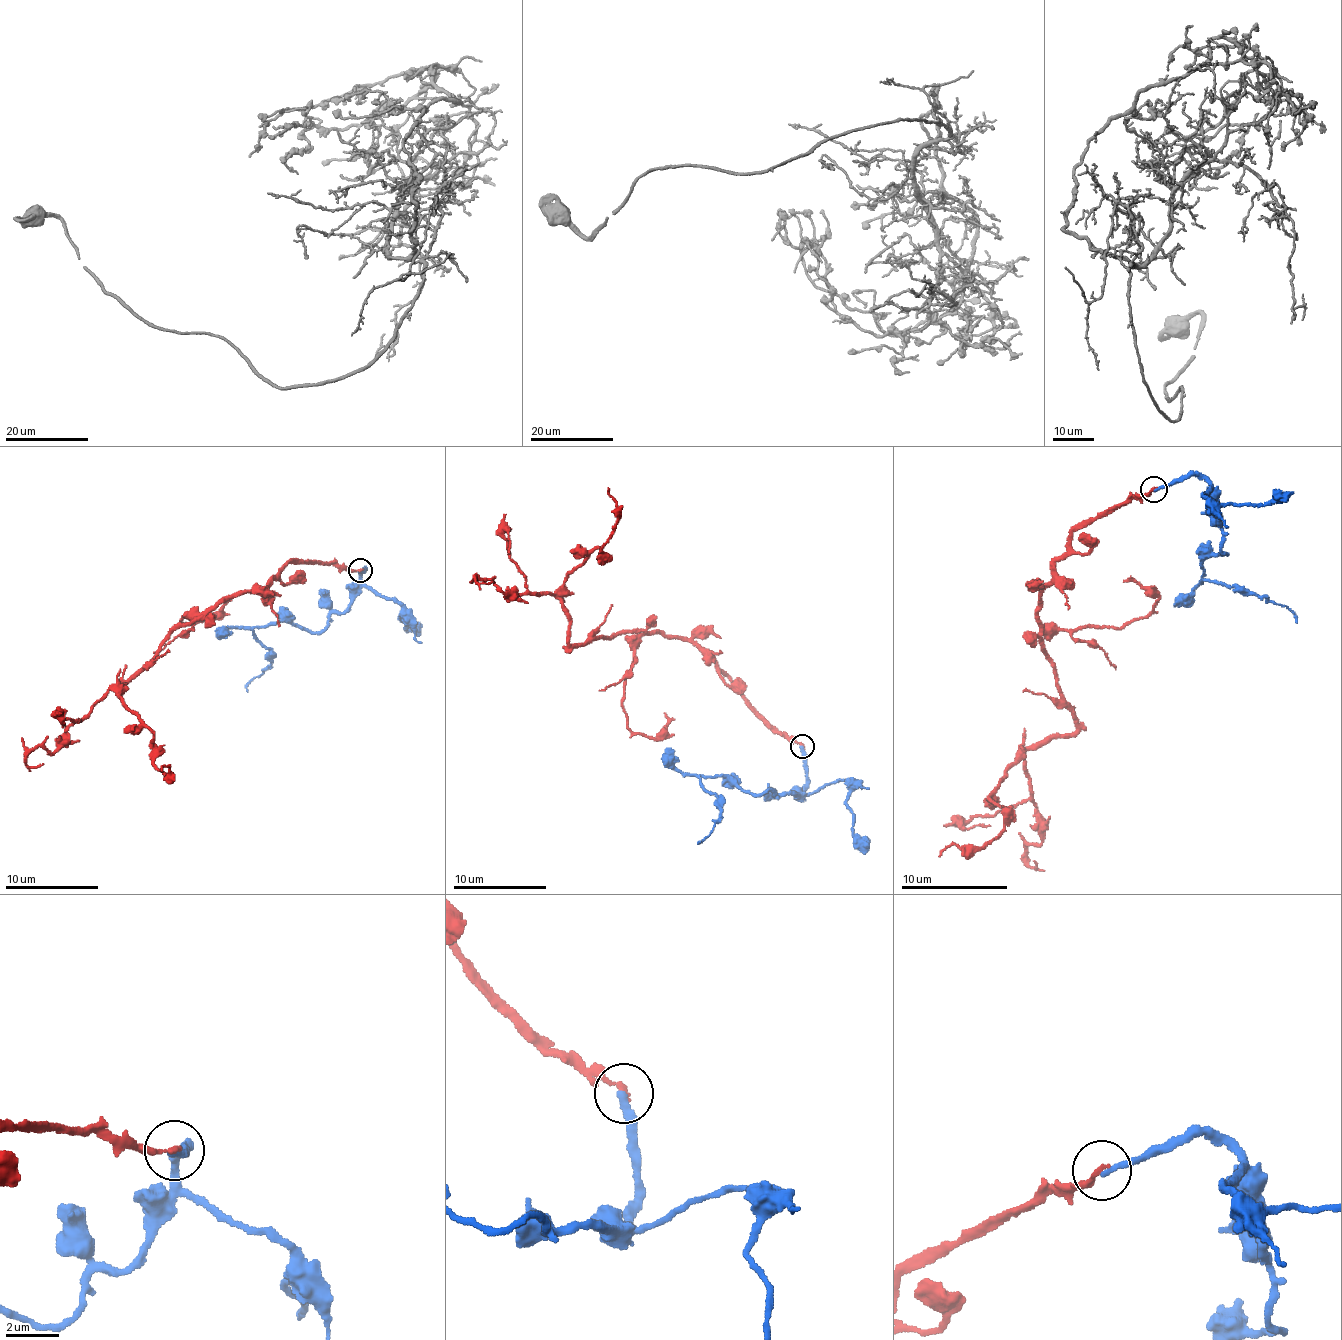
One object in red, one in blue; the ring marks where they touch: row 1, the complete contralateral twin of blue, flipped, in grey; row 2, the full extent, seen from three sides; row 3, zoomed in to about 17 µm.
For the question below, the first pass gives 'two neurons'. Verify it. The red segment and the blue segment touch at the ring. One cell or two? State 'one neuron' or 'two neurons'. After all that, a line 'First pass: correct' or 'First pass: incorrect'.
two neurons
First pass: correct

